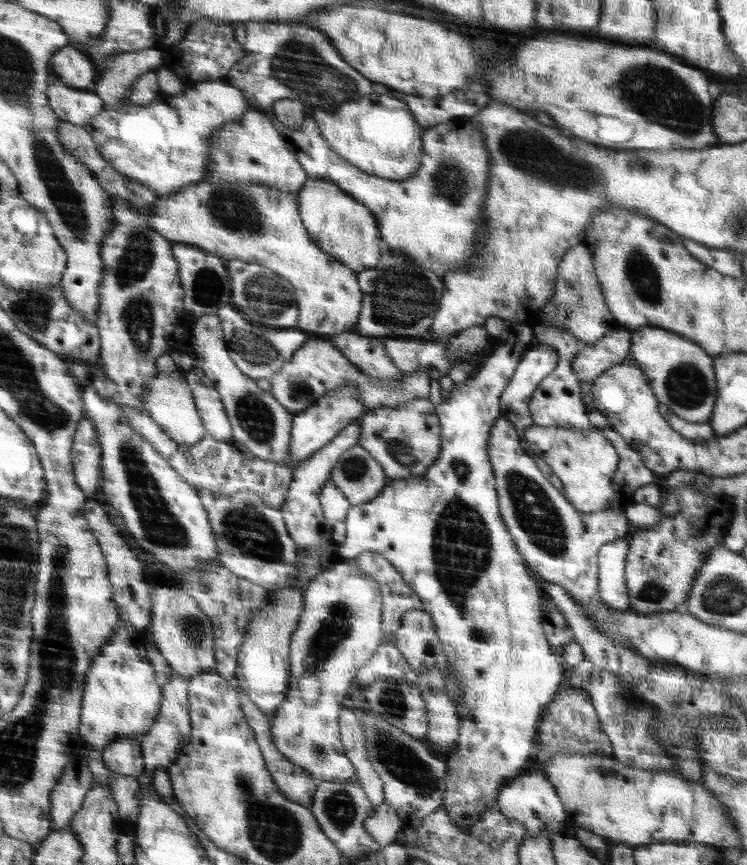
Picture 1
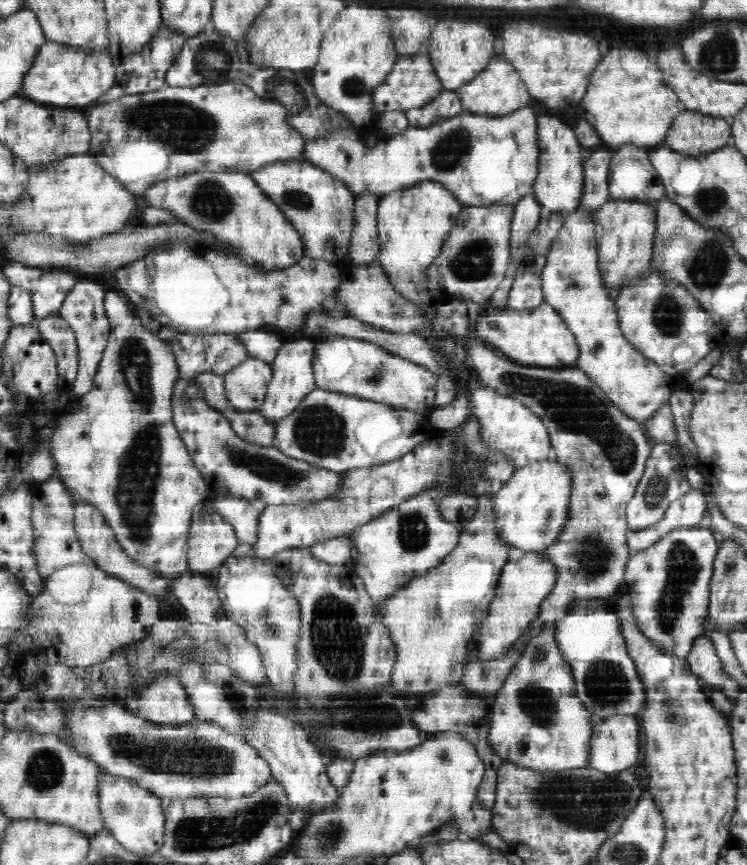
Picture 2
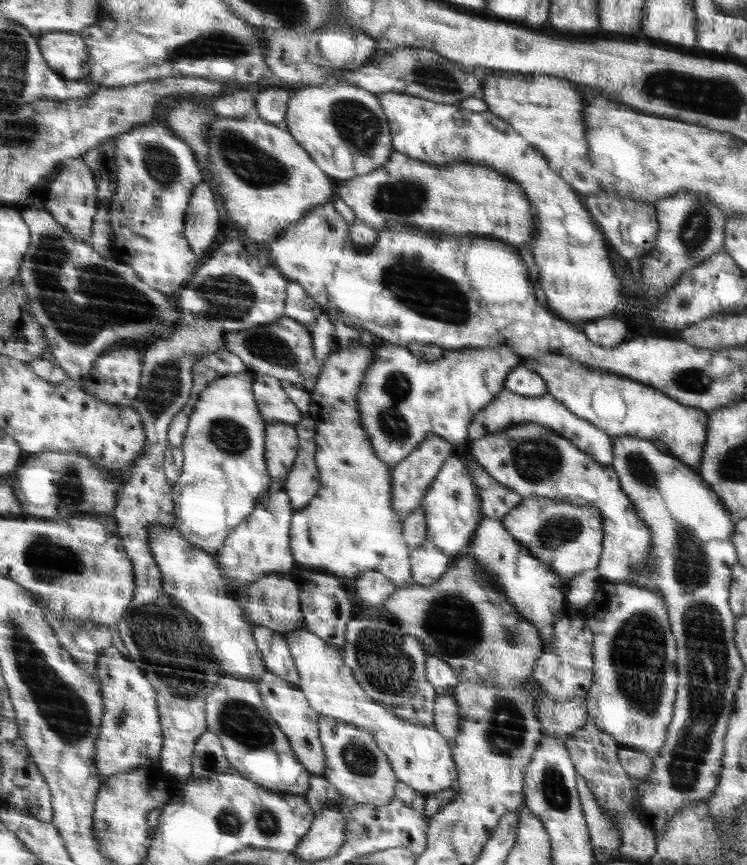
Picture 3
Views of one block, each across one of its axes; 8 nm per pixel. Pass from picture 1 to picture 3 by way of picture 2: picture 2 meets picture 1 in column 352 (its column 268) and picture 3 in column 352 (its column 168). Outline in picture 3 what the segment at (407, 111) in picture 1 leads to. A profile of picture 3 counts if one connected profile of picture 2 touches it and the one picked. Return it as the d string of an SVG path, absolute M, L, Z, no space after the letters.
M350 84L298 90L288 105L284 125L315 162L341 182L374 173L391 160L395 151L392 127L377 96Z

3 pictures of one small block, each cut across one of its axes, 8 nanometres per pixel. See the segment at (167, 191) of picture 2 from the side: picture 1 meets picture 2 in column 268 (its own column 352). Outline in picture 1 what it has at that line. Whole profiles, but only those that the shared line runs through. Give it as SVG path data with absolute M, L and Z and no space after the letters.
M308 178L298 199L303 225L324 251L357 273L371 269L377 263L377 258L382 256L382 233L370 207L352 198L335 182L323 178Z

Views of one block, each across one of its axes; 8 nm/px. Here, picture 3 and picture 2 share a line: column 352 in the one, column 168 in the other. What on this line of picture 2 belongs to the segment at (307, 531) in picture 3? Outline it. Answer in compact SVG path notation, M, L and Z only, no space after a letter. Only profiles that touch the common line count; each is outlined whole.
M107 292L104 306L111 328L108 343L104 349L98 372L94 377L92 390L88 394L81 396L80 408L76 410L76 413L70 414L70 418L62 419L62 426L58 426L58 429L54 430L53 441L50 442L50 451L53 452L54 463L57 463L55 472L57 472L58 478L75 498L85 499L85 502L88 502L90 506L100 510L105 515L105 521L108 526L112 527L121 548L131 560L134 560L139 566L152 569L158 575L164 576L164 578L187 574L189 573L187 570L188 536L191 518L193 517L193 508L204 499L207 499L211 491L200 471L193 465L193 456L190 456L190 452L186 449L186 444L182 443L182 438L178 435L177 428L174 427L172 398L173 388L179 377L175 354L169 346L166 346L156 336L154 331L149 331L143 325L143 322L136 316L136 312L132 310L129 300L123 294Z

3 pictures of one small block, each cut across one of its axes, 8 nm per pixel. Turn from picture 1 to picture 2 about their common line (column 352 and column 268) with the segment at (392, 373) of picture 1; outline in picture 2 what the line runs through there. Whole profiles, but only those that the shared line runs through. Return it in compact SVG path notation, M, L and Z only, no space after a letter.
M256 329L238 332L236 336L238 336L238 339L246 347L249 356L273 363L278 348L284 343L278 336L274 336L274 334L270 330Z

